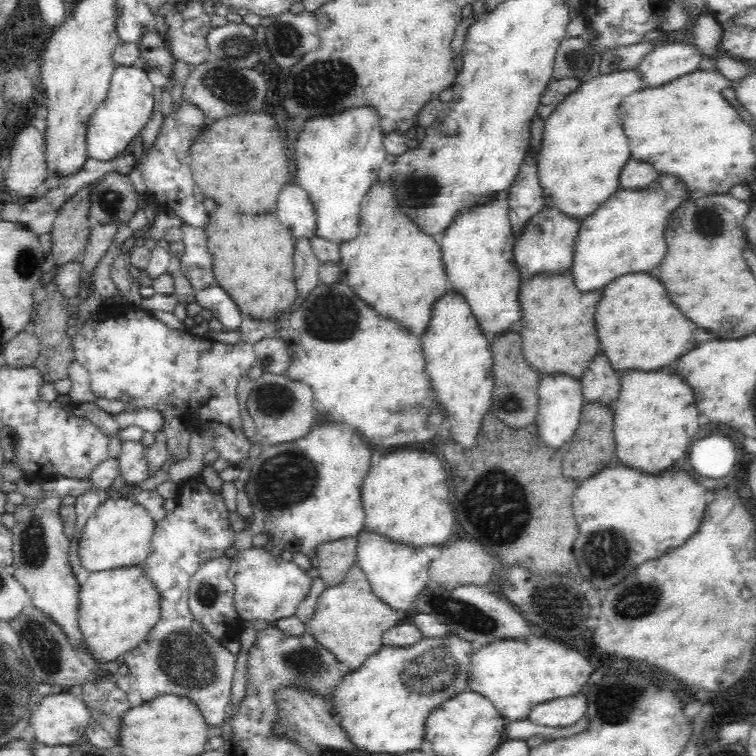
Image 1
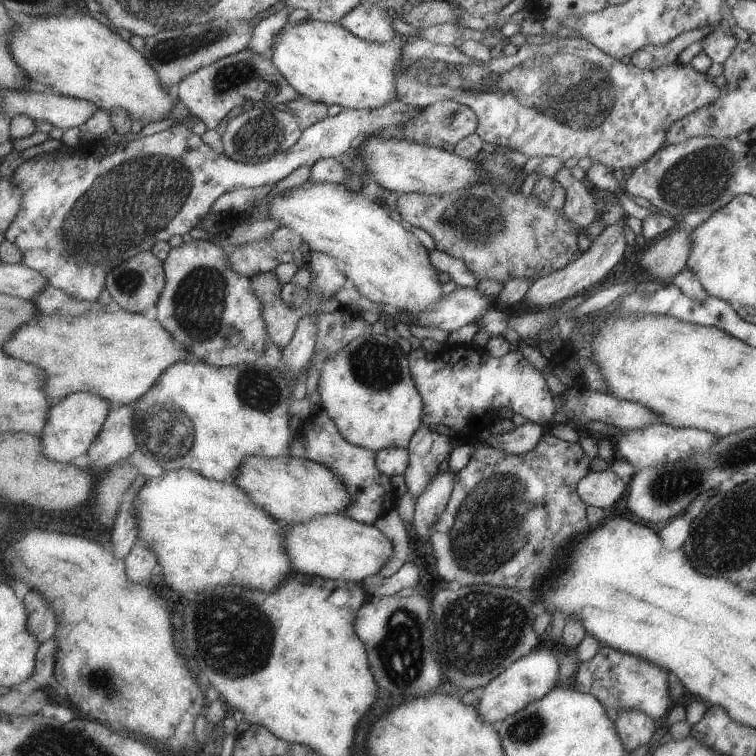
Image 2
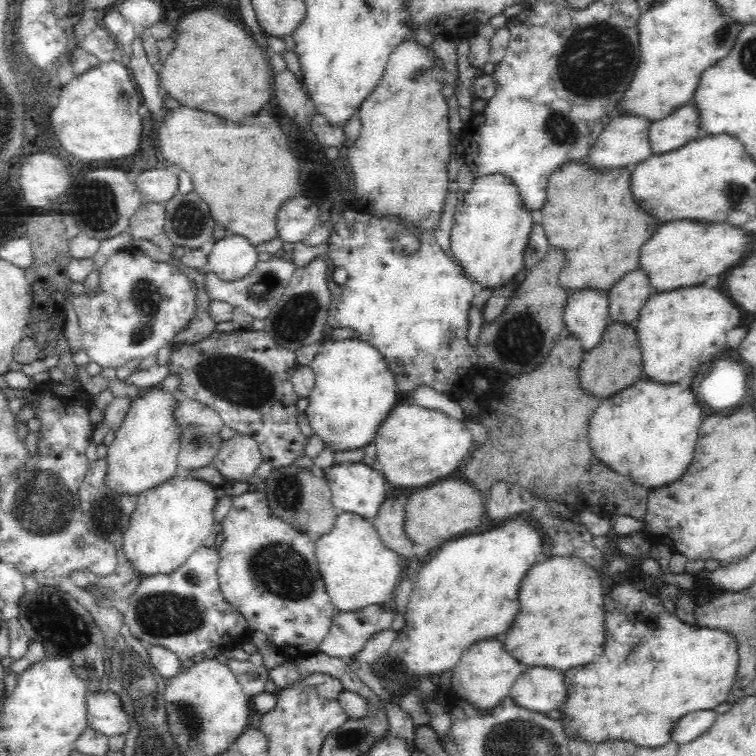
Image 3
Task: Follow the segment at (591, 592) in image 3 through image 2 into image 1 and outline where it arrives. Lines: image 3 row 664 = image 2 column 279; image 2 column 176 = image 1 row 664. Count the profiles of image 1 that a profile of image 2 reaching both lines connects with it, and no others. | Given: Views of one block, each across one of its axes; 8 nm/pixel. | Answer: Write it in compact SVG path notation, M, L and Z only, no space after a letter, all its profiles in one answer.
M541 634L535 636L526 643L496 640L471 655L467 688L487 698L505 720L528 719L538 704L578 694L592 674L590 662L578 649L552 641Z

